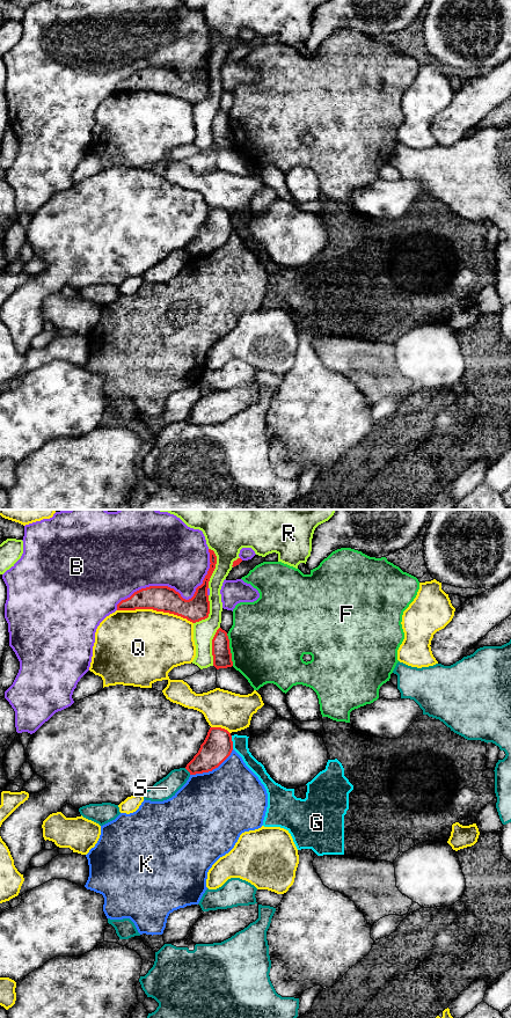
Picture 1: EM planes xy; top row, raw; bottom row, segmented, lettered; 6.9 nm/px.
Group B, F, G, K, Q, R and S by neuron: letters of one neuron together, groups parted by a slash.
B / F / G / K / Q / R / S

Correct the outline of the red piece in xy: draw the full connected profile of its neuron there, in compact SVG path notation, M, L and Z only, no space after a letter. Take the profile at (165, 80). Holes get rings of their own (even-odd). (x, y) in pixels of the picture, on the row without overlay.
M209 30L209 34L210 50L191 80L183 80L178 73L168 67L149 67L122 81L117 86L117 91L153 90L181 97L192 104L207 100L210 95L209 63L217 45L214 32Z

